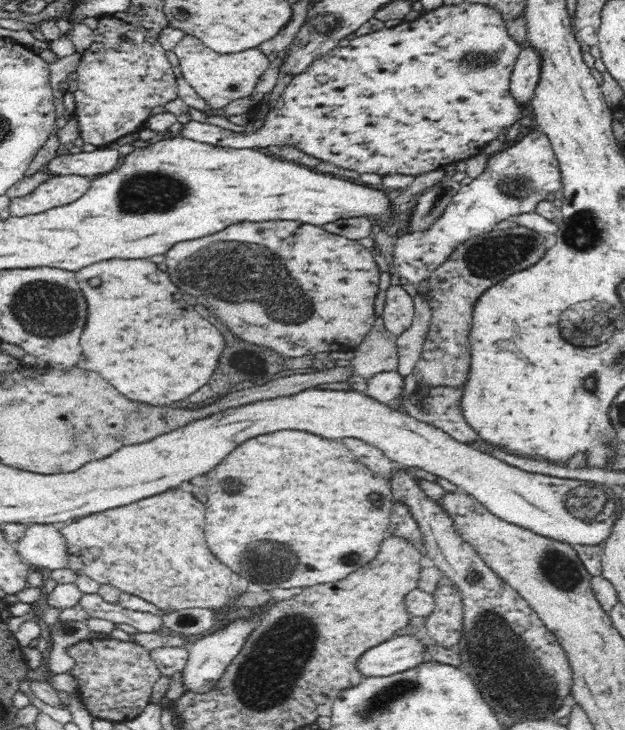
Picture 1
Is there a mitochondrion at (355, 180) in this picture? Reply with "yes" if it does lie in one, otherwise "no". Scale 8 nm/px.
no

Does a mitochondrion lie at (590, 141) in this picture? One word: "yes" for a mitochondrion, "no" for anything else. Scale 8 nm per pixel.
no

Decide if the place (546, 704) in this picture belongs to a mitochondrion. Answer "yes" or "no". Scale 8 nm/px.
yes

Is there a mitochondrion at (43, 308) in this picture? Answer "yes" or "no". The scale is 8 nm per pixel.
yes

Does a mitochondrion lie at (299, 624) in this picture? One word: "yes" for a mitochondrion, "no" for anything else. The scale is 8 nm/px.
yes

